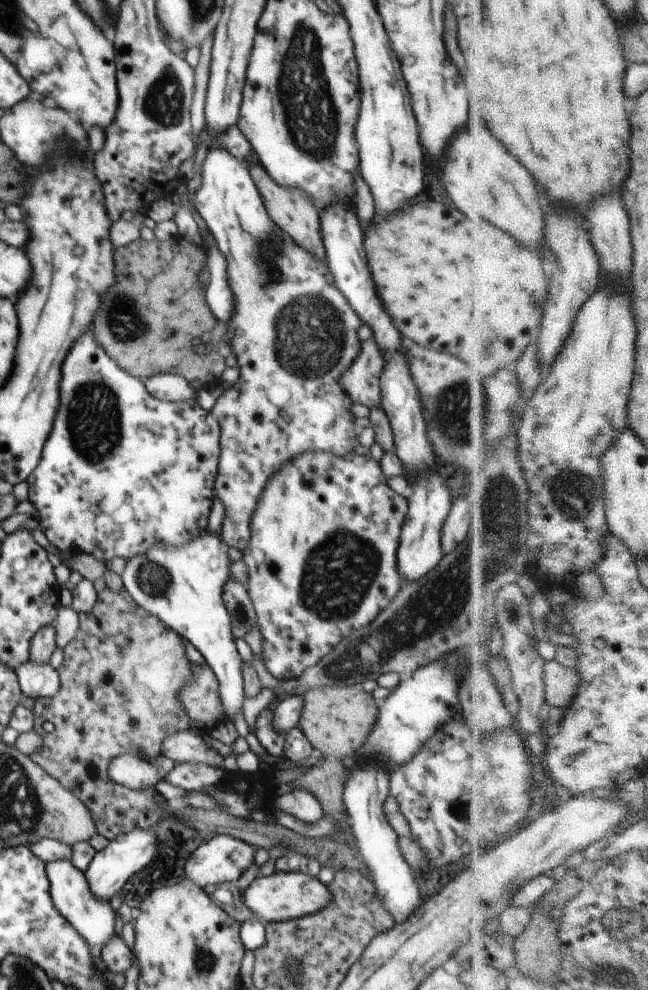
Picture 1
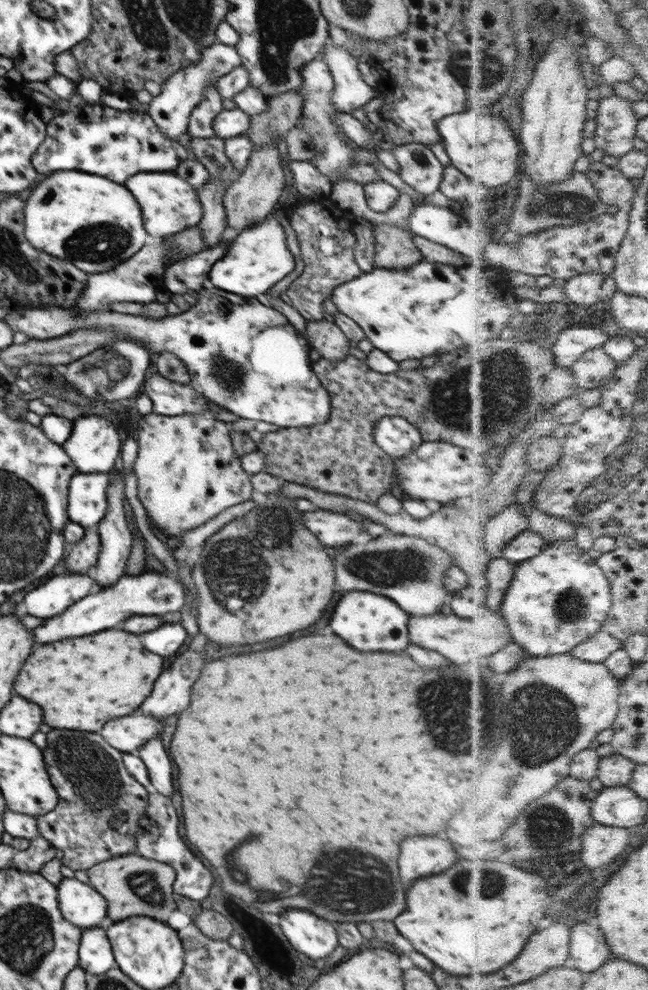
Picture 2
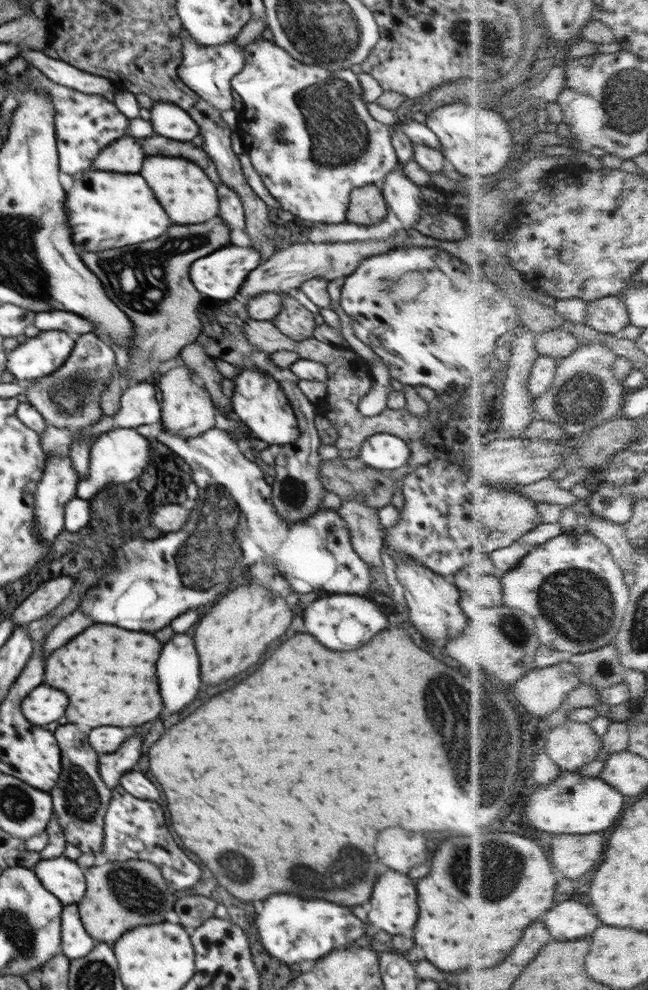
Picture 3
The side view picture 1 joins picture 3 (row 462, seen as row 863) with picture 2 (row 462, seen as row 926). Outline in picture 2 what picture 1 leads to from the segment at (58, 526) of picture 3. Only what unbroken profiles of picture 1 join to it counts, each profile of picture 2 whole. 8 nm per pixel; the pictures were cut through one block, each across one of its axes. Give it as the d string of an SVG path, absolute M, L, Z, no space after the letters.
M98 415L80 416L73 421L70 438L62 444L66 454L72 459L78 473L109 473L119 467L121 456L120 436L116 426Z

